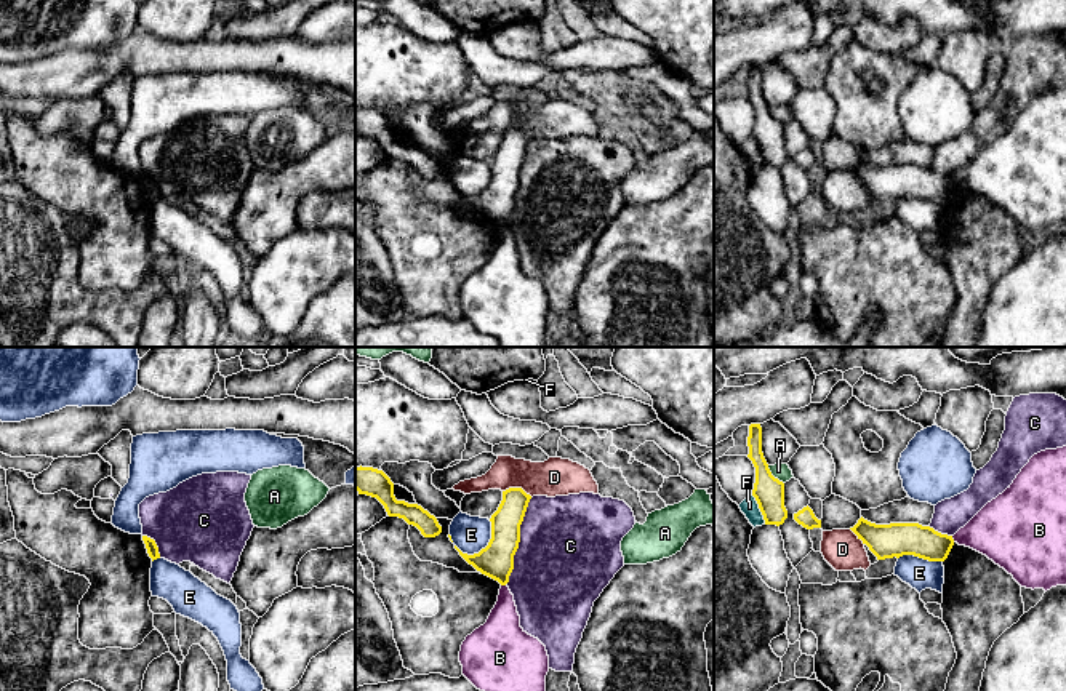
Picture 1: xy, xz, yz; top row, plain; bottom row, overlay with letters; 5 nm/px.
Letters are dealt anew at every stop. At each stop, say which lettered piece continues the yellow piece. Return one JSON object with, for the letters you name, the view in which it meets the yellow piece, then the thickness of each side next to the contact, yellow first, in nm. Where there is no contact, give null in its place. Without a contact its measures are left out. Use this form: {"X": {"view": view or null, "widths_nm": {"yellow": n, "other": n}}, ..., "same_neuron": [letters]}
{"same_neuron": []}

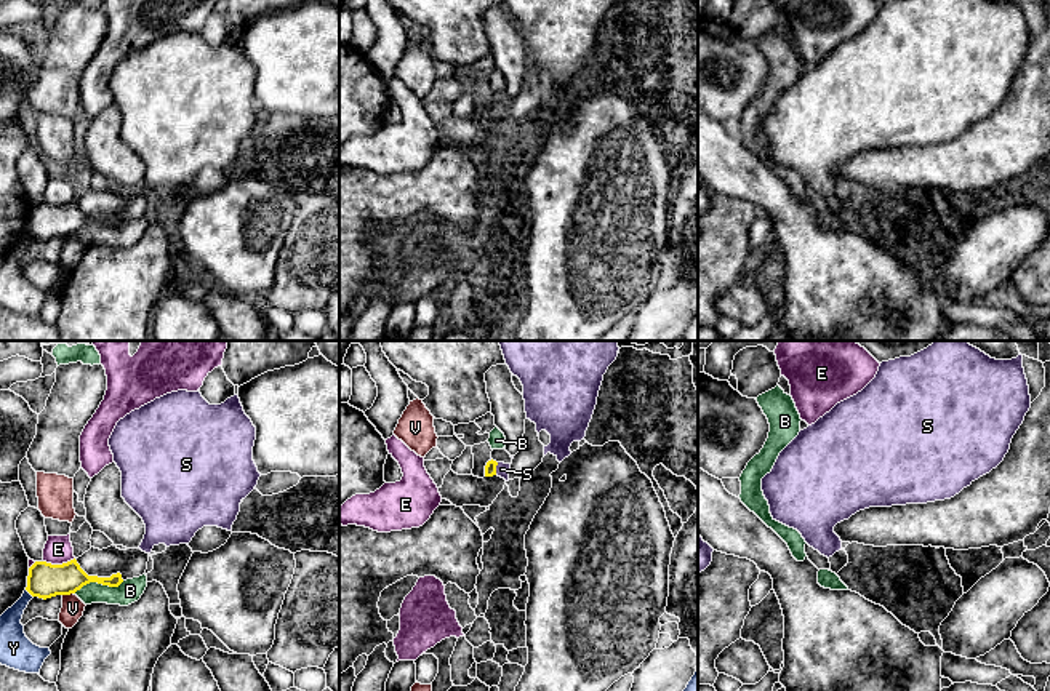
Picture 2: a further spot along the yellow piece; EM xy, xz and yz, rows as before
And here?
{"S": {"view": "xz", "widths_nm": {"yellow": 60, "other": 60}}, "same_neuron": ["S"]}

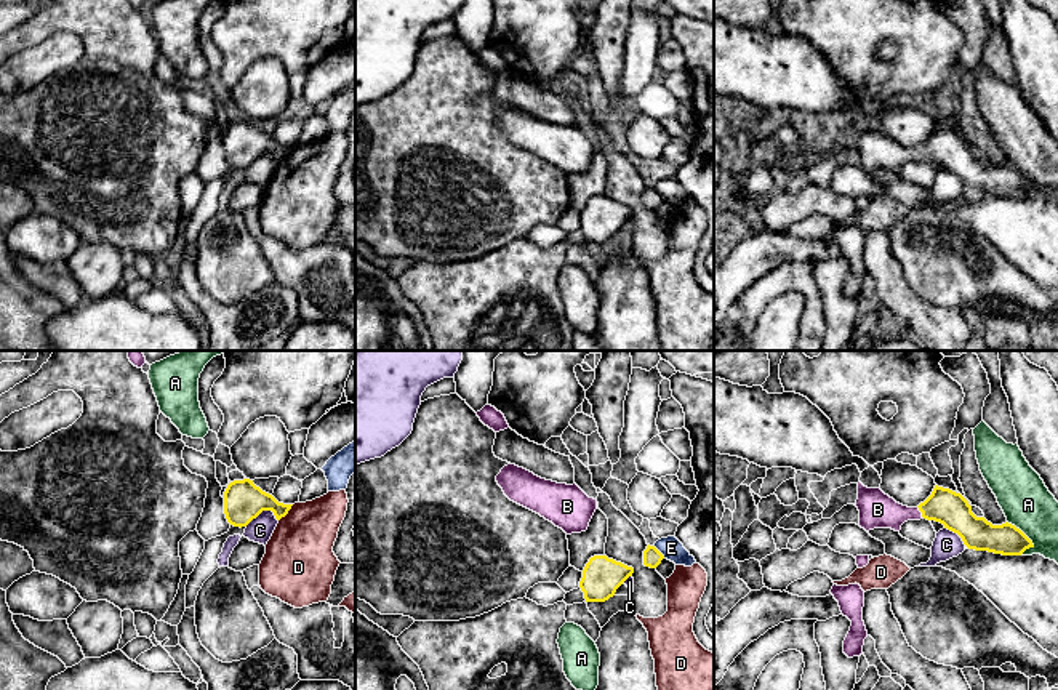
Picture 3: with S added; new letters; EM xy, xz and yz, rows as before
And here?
{"B": {"view": "yz", "widths_nm": {"yellow": 170, "other": 180}}, "same_neuron": ["B"]}

